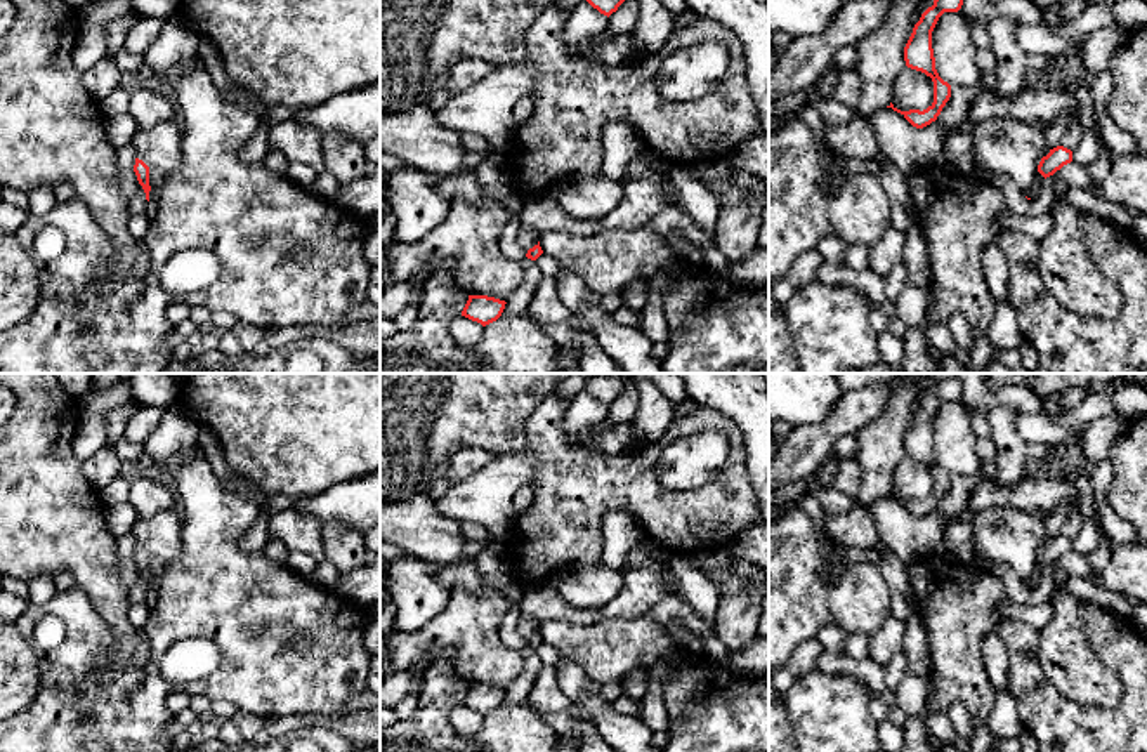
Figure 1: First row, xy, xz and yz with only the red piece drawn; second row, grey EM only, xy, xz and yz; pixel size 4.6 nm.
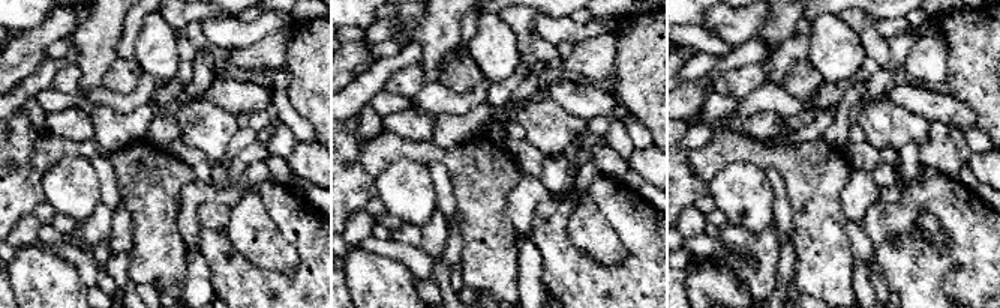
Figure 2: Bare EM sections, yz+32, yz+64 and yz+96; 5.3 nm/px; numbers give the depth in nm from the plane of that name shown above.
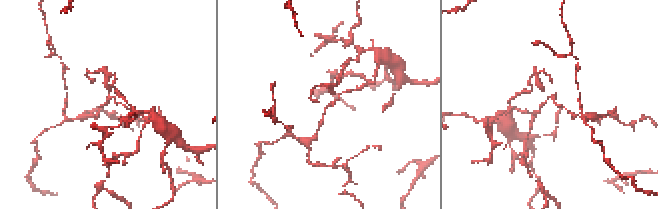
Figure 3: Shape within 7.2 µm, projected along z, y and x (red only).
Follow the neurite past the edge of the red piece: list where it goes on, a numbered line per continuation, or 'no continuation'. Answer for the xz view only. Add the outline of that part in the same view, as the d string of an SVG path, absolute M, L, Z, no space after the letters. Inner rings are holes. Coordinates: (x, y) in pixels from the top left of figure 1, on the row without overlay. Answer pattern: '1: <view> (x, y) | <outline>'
no continuation

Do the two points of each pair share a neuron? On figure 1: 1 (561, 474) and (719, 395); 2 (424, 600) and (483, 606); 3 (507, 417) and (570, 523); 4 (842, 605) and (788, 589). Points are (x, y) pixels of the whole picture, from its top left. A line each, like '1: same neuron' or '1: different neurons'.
1: different neurons
2: different neurons
3: different neurons
4: different neurons

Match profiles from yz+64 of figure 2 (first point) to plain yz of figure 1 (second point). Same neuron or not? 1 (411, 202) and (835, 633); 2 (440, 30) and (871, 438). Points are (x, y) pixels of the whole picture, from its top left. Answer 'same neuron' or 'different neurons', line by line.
1: different neurons
2: same neuron

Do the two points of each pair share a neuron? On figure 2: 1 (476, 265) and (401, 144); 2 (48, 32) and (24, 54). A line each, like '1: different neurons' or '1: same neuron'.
1: same neuron
2: same neuron

